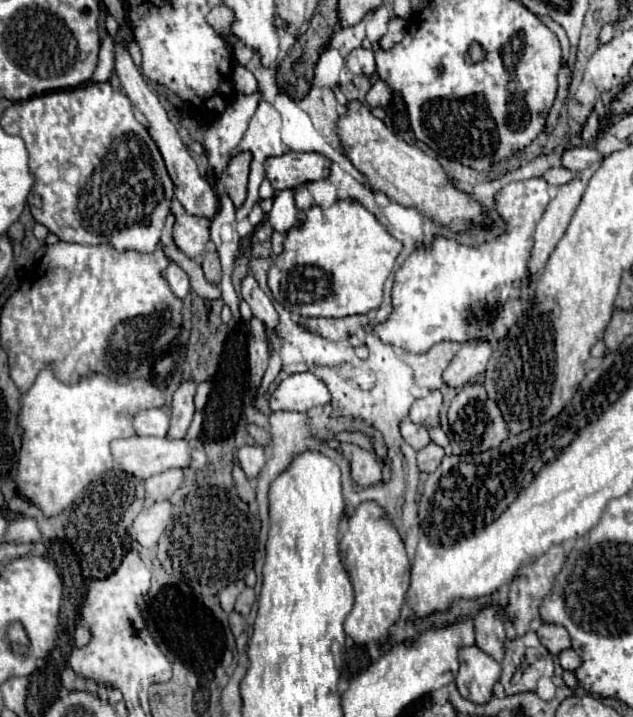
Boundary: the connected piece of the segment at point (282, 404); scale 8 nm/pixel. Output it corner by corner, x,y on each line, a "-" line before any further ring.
311,372
291,374
283,378
269,398
269,406
273,412
277,410
305,412
307,408
317,404
329,404
329,390

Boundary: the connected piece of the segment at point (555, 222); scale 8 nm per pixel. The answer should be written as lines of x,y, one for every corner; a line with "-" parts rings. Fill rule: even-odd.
577,174
571,182
559,186
555,198
545,210
545,216
541,218
535,230
535,248
529,260
529,270
533,272
533,276
547,264
549,252
553,252
557,240
565,234
565,228
569,226
569,220
577,210
577,204
581,202
583,190
585,190
585,182
581,174

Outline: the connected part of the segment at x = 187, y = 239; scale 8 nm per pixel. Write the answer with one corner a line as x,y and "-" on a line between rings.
177,214
175,226
173,226
173,240
175,246
187,254
189,258
199,258
209,242
209,220
189,216
189,214

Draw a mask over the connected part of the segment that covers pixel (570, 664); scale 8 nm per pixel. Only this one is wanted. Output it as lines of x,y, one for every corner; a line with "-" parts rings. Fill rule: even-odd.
567,648
559,654
559,664
565,668
565,670
575,670
579,664
581,664
581,658
573,652
573,648

